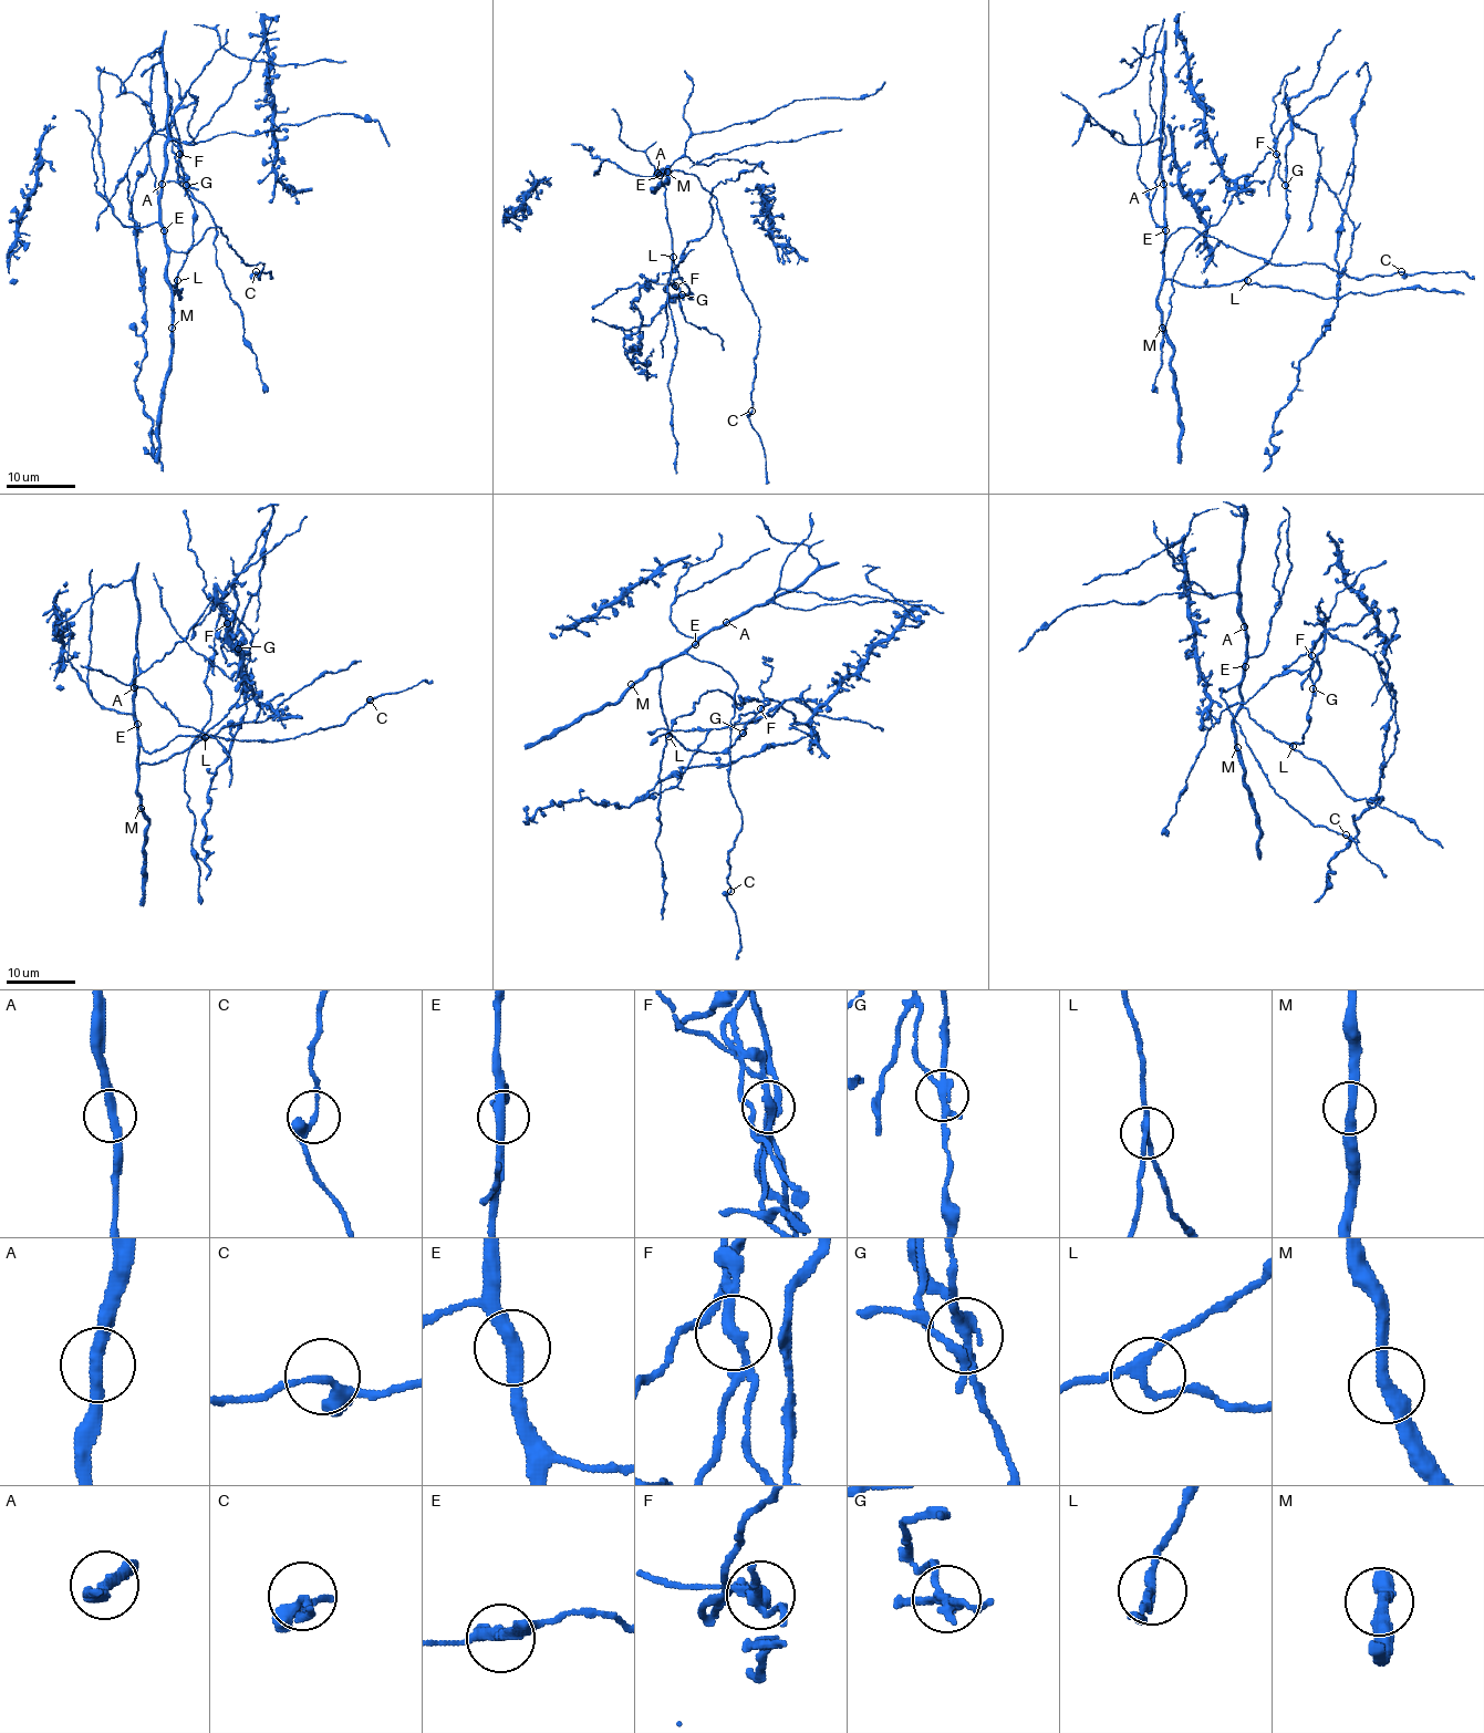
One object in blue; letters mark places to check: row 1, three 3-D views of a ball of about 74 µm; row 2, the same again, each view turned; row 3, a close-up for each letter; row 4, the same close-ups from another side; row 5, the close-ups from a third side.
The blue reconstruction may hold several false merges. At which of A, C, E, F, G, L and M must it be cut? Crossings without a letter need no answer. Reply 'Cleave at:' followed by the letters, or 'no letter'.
Cleave at: F, G

